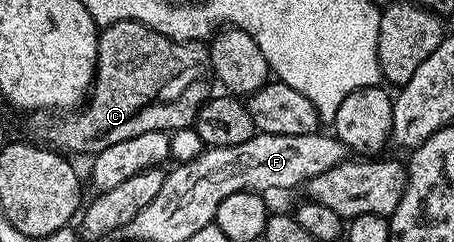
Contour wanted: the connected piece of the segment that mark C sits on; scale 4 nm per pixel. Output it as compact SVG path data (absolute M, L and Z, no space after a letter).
M119 21L106 25L96 42L96 75L86 104L79 111L69 112L69 117L63 119L52 117L53 114L48 111L33 112L31 116L36 120L36 126L31 132L38 129L72 129L72 147L67 152L72 155L95 155L114 143L134 139L134 135L146 135L146 131L186 129L195 122L198 111L210 96L208 77L210 81L208 51L203 44L171 41L140 21Z

